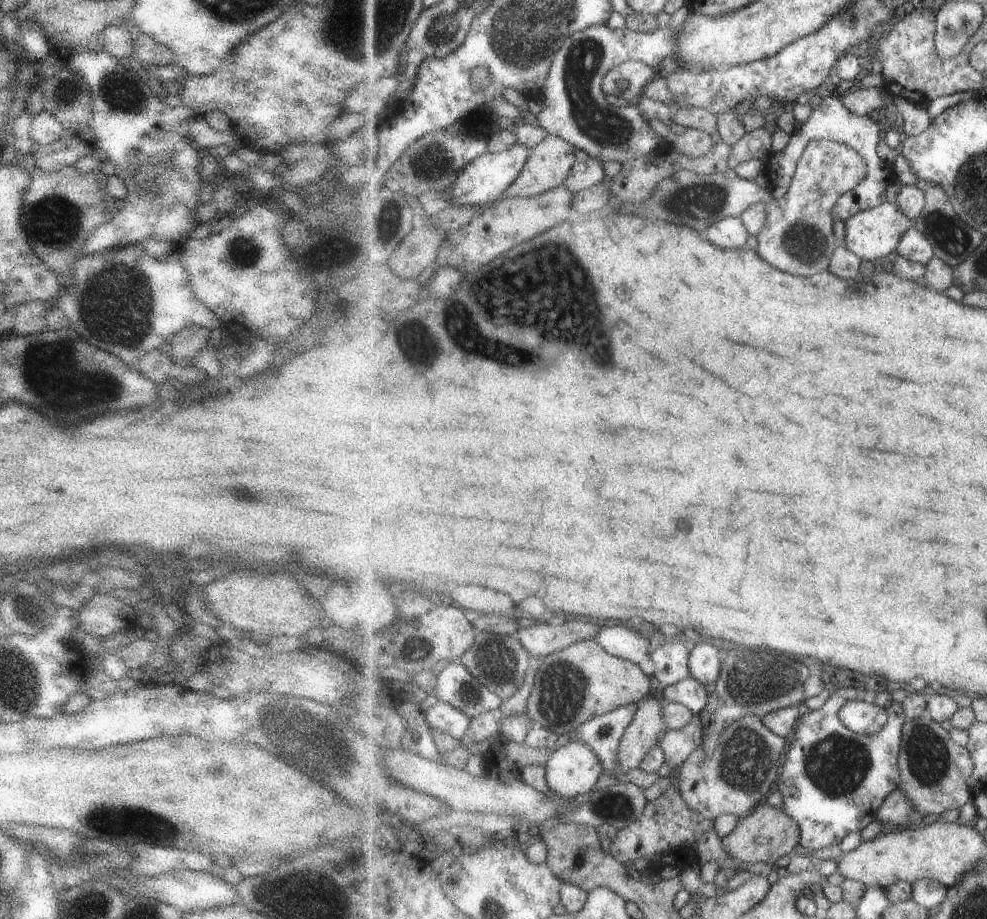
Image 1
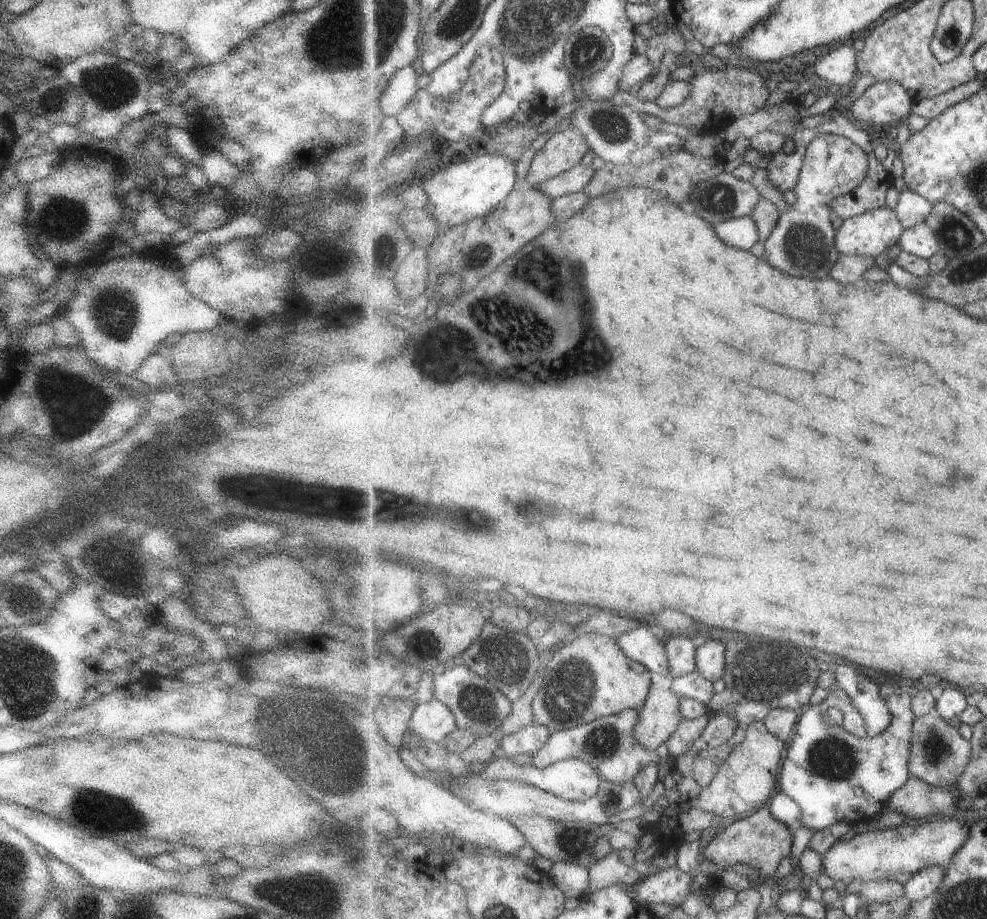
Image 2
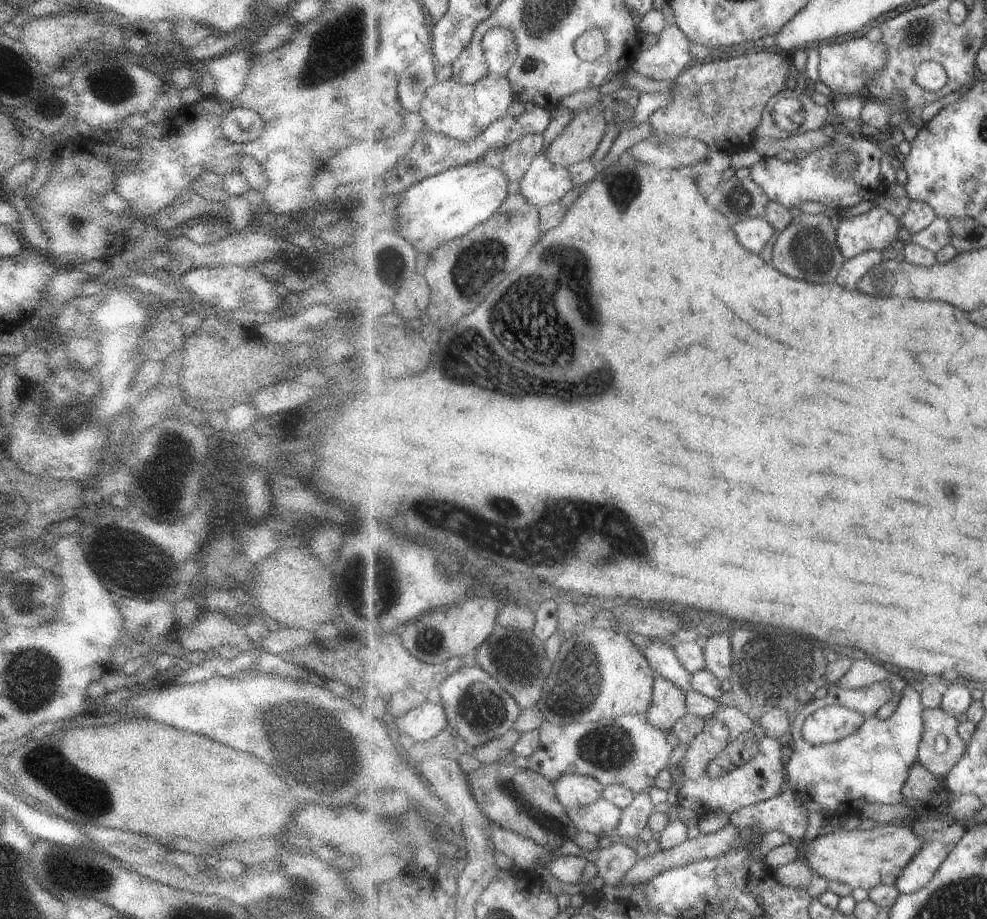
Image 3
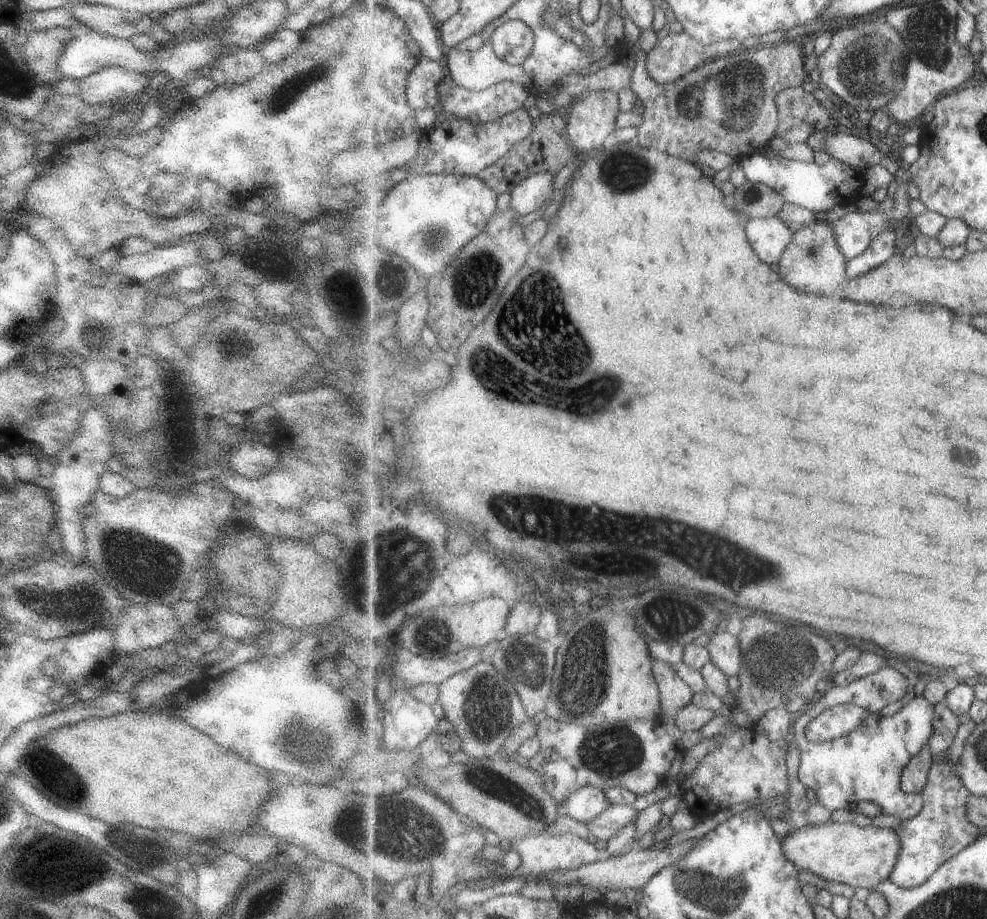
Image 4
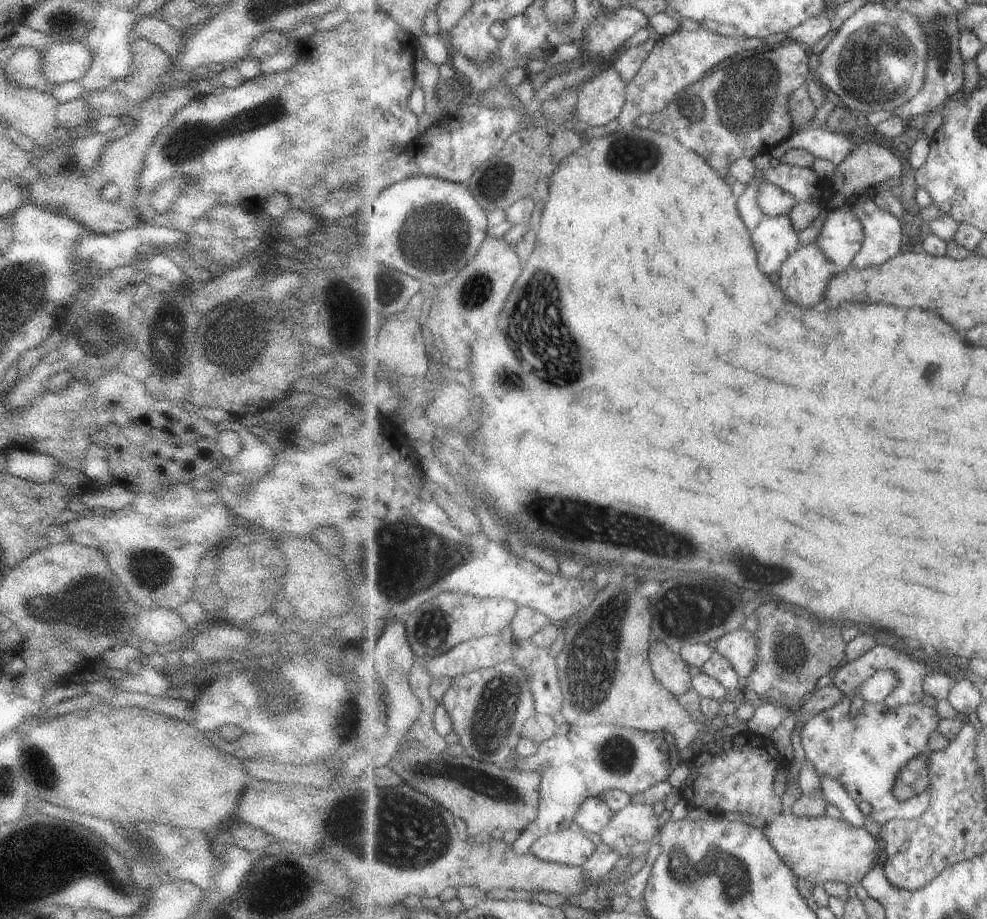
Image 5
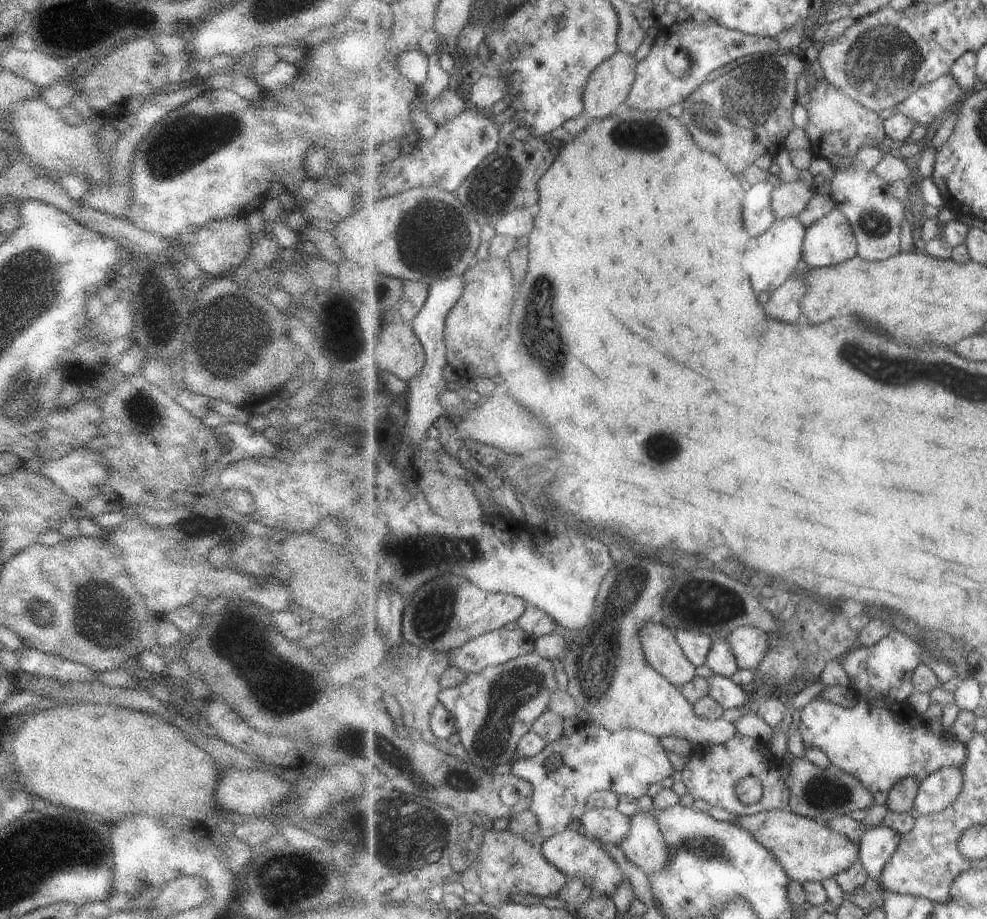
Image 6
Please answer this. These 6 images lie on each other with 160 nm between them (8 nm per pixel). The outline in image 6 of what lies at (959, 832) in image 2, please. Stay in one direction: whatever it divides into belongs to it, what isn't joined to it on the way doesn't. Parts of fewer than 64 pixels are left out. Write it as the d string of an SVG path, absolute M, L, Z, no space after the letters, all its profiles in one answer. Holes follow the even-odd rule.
M771 809L761 811L754 815L735 816L732 820L734 825L739 824L742 829L750 832L756 841L768 848L773 856L777 857L778 863L784 868L791 881L806 883L807 881L821 881L846 871L858 858L860 845L846 836L835 832L825 821L818 821L811 817L797 815L793 811L785 809Z

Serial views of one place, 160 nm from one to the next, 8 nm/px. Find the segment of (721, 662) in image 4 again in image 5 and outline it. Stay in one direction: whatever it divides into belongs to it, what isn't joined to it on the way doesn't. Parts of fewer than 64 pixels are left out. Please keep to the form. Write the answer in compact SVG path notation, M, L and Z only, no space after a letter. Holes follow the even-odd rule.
M737 629L713 642L712 646L731 662L741 677L750 675L758 663L760 644L755 632Z

